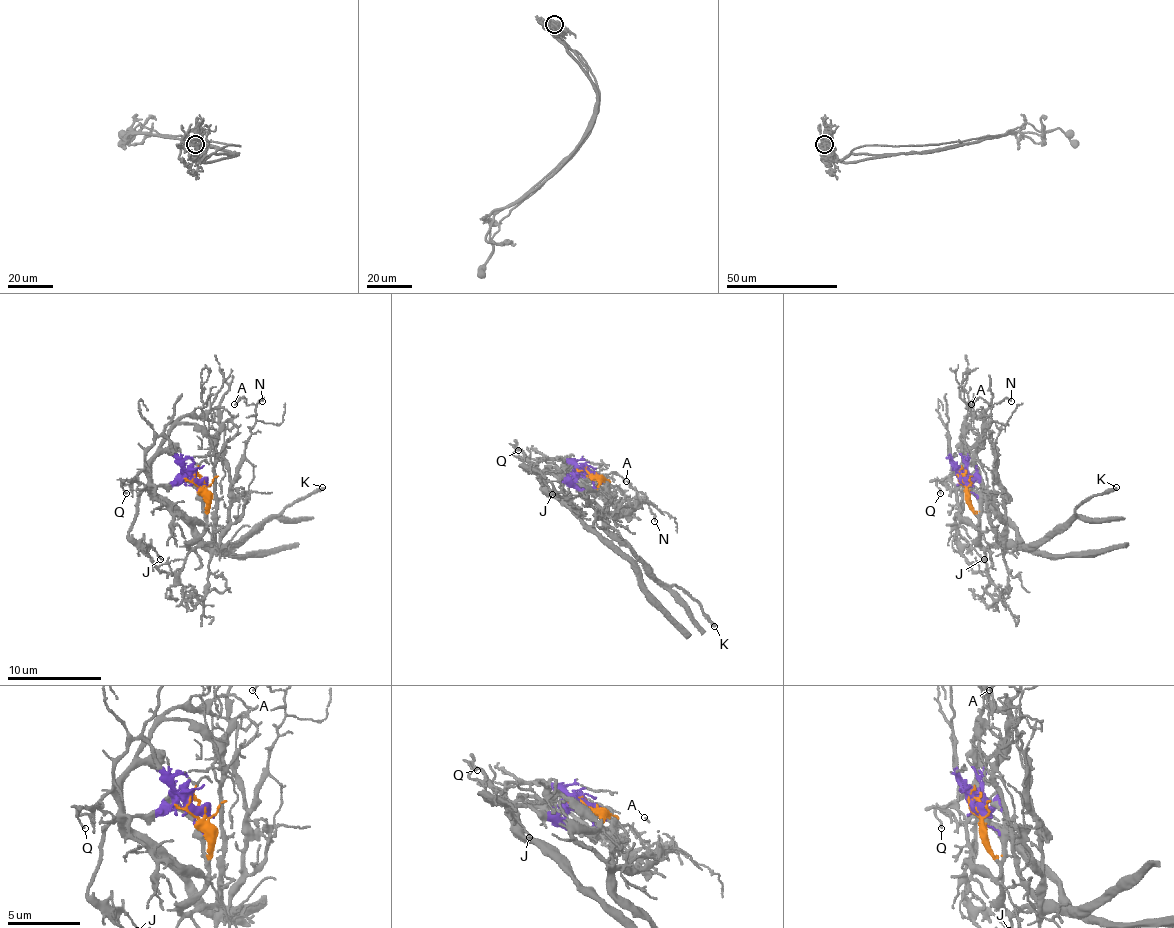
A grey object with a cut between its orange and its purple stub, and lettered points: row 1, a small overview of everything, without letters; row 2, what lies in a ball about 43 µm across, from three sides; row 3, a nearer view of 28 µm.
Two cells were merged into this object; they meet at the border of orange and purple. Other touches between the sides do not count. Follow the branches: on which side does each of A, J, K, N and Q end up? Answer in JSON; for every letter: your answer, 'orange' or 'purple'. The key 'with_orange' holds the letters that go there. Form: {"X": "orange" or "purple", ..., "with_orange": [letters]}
{"A": "orange", "J": "purple", "K": "orange", "N": "orange", "Q": "purple", "with_orange": ["A", "K", "N"]}

